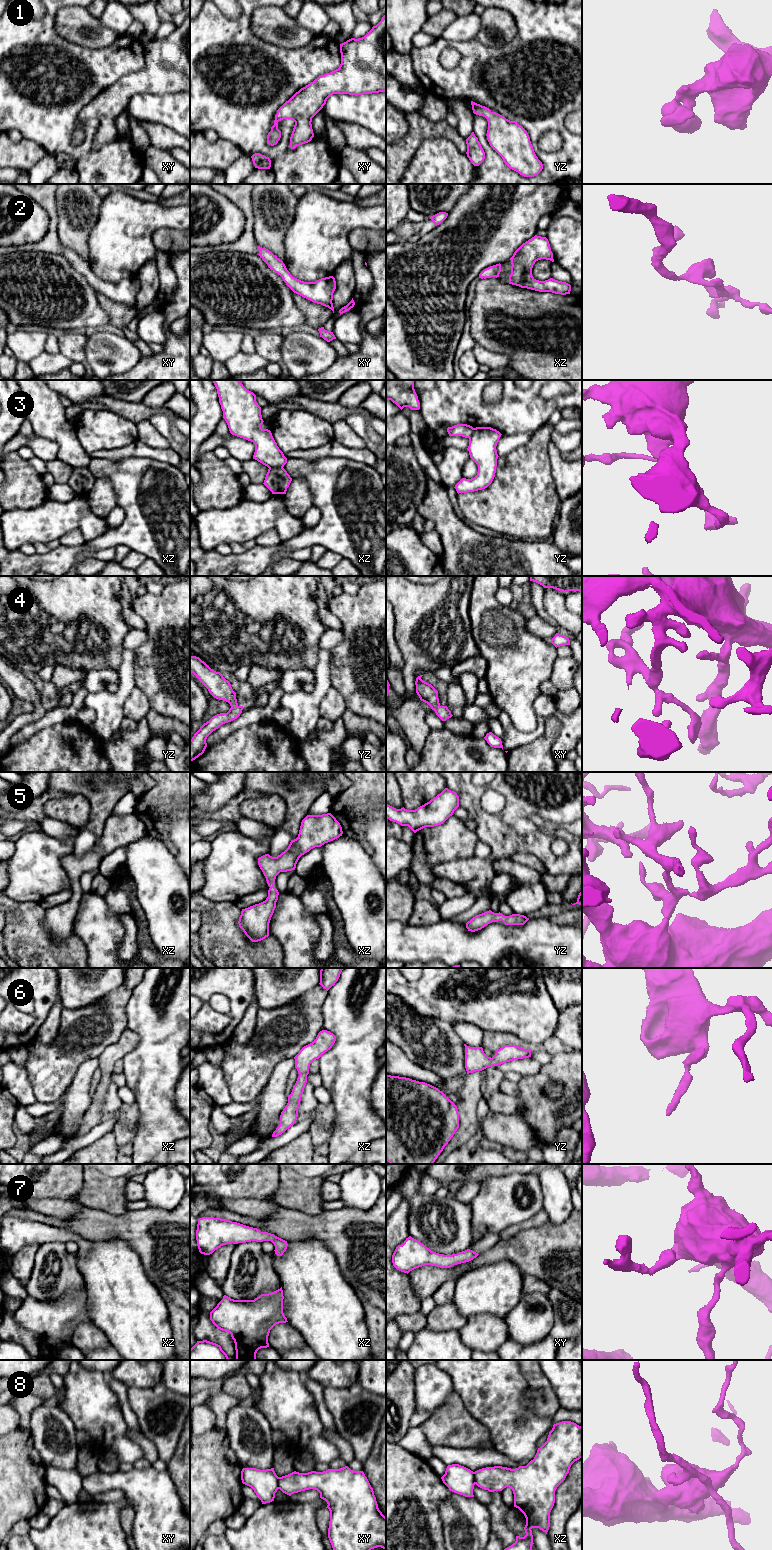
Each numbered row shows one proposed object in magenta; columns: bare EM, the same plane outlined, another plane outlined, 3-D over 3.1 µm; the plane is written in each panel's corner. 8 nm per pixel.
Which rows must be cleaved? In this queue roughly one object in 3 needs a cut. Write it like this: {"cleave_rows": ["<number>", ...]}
{"cleave_rows": ["3", "8"]}

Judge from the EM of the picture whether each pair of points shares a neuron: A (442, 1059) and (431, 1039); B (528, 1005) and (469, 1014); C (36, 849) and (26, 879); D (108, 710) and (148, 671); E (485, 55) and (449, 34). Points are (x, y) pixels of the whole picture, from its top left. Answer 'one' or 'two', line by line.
A: one
B: one
C: one
D: two
E: two

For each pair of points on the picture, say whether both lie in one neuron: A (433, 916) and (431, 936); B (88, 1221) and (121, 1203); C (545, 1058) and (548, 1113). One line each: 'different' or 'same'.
A: different
B: different
C: different

